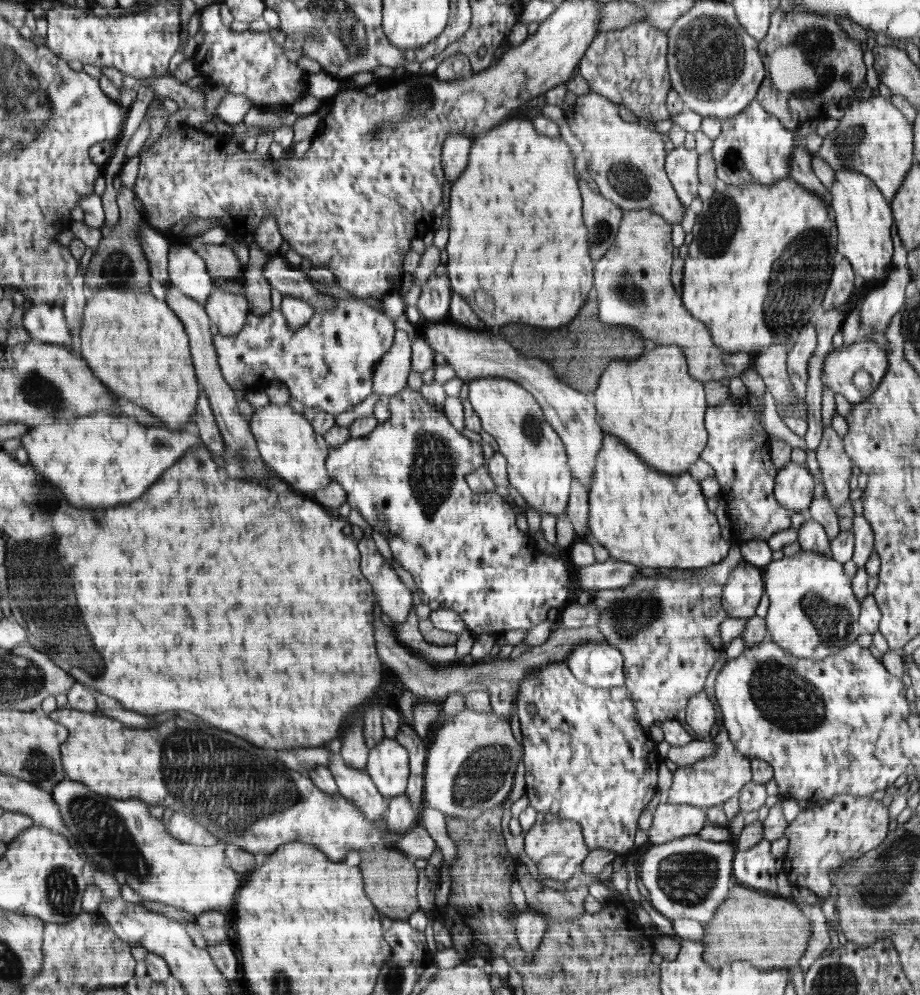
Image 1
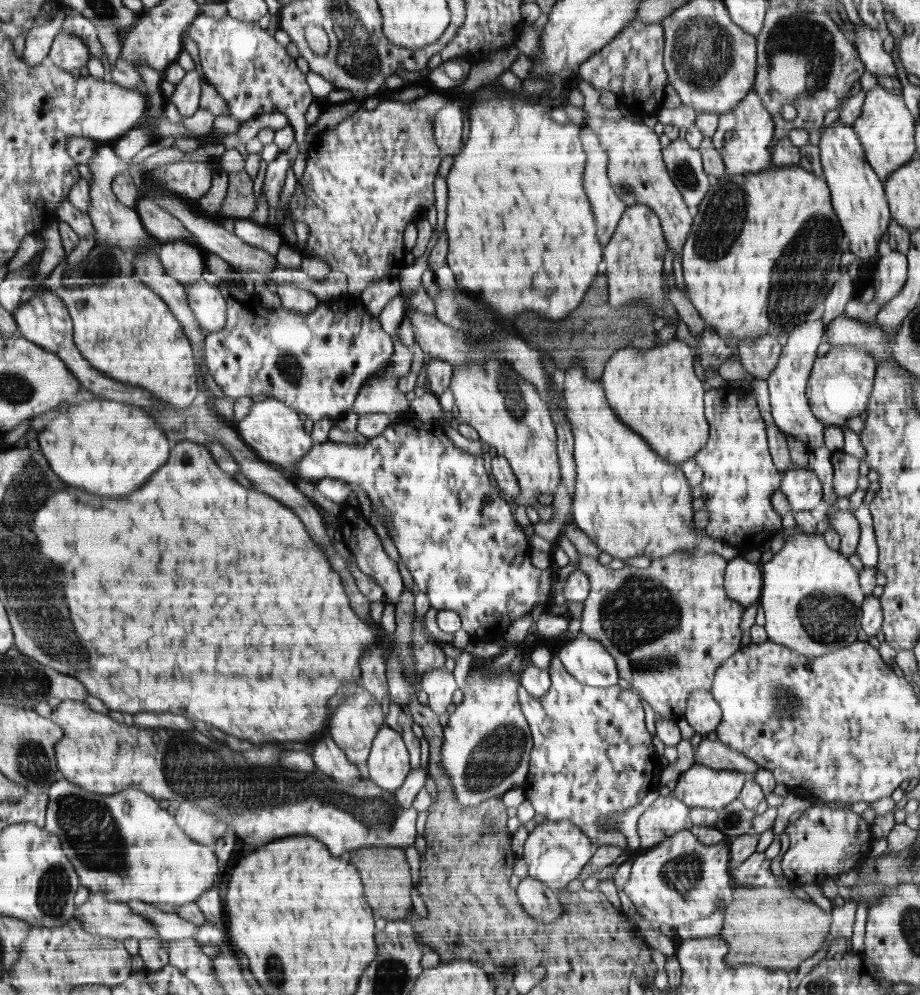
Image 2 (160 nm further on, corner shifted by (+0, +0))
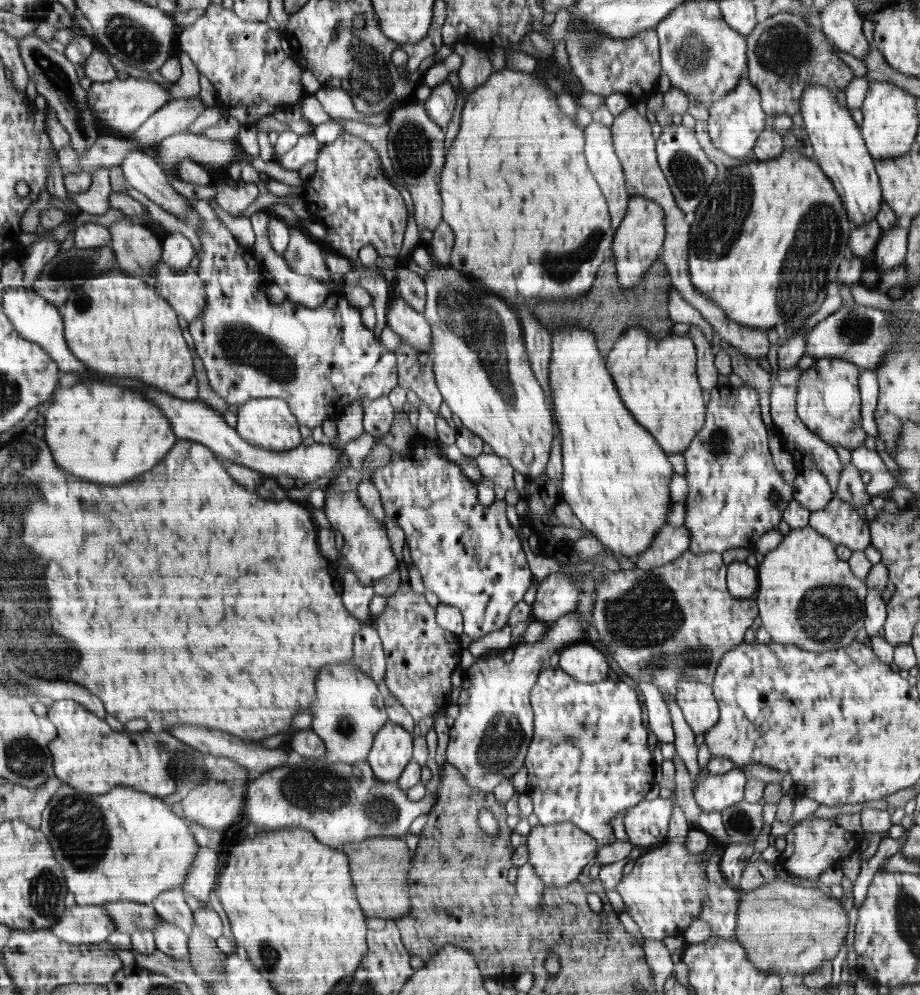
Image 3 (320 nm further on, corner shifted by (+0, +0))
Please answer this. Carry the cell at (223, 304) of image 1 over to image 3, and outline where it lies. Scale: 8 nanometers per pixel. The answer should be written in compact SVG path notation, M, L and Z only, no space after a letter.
M195 257L188 268L181 271L172 270L160 259L152 284L188 323L199 318L206 304L206 289L198 276L198 267L199 260Z

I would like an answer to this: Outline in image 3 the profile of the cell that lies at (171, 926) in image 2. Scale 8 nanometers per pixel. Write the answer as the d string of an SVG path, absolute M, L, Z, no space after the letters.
M110 901L104 904L116 931L112 931L107 942L116 944L120 950L131 950L131 932L137 930L156 930L162 917L156 913L152 904L142 905L130 901Z

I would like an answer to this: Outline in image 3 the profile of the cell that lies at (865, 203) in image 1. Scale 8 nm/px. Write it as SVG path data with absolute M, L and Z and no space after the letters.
M806 85L799 103L803 126L814 148L816 162L838 191L852 227L876 219L883 201L879 176L875 170L875 160L871 157L860 126L852 119L850 110L838 104L829 88L820 85Z

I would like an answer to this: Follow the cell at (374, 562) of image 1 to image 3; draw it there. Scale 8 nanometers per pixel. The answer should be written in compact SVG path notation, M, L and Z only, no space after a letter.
M330 489L325 492L324 513L334 530L342 534L344 544L341 549L342 560L338 560L345 571L353 570L353 574L364 586L372 587L382 576L388 576L396 570L396 558L390 548L390 540L386 536L385 523L376 522L376 518L364 508L357 491L341 493Z

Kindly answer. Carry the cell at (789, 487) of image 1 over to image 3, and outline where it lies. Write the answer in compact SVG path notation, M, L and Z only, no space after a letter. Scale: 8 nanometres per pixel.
M801 470L791 483L792 499L810 513L826 509L832 501L834 491L827 478L818 470Z

